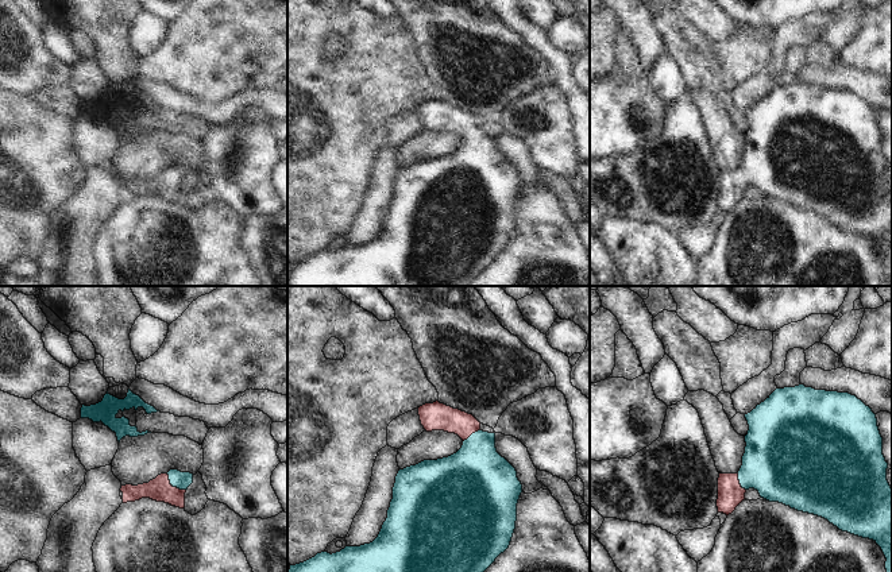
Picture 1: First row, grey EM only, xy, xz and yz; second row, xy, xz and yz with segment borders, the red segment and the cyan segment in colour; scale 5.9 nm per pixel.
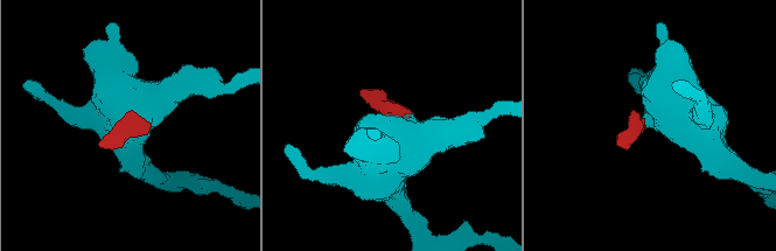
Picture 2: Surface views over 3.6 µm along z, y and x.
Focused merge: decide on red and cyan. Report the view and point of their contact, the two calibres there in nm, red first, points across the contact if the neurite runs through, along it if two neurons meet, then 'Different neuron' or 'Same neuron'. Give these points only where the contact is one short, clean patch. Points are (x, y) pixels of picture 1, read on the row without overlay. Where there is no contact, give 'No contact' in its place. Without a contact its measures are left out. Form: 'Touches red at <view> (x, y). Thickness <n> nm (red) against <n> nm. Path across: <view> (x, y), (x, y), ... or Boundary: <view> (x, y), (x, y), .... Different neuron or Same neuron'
Touches red at xy (172, 184). Thickness 140 nm (red) against 100 nm. Path across: xy (159, 186), (172, 184), (182, 178). Same neuron

